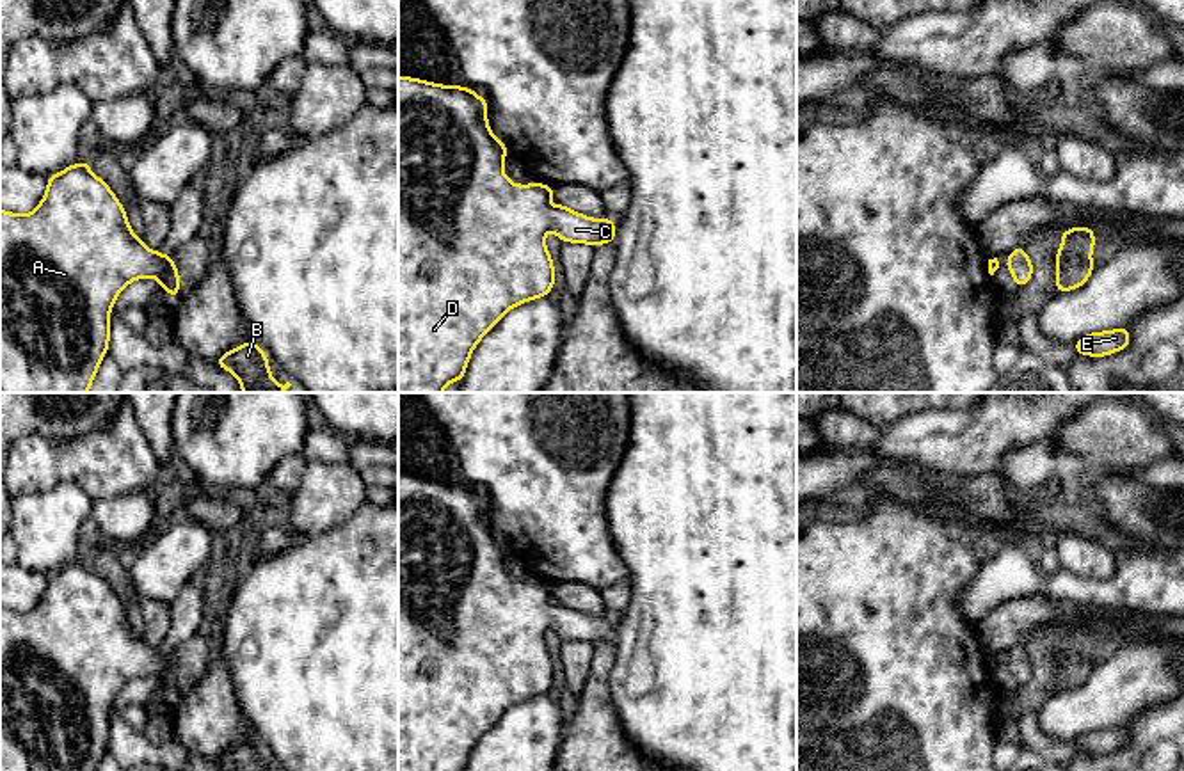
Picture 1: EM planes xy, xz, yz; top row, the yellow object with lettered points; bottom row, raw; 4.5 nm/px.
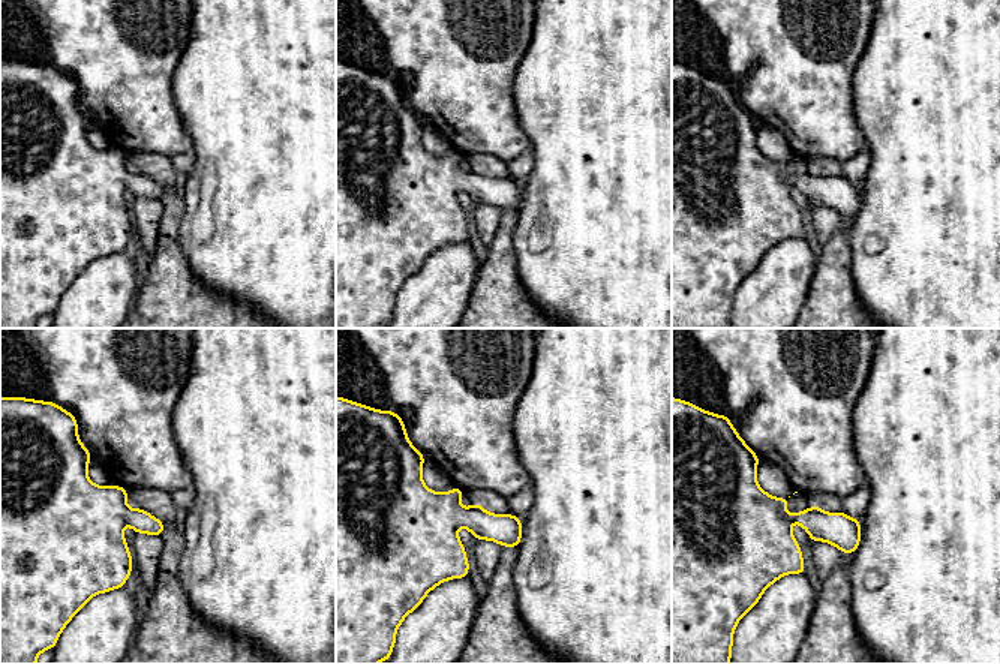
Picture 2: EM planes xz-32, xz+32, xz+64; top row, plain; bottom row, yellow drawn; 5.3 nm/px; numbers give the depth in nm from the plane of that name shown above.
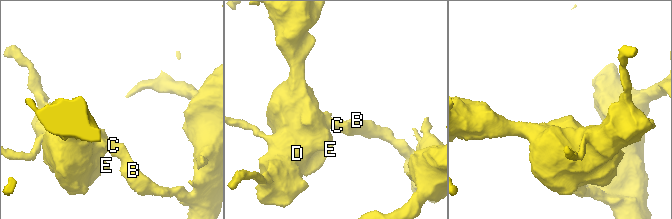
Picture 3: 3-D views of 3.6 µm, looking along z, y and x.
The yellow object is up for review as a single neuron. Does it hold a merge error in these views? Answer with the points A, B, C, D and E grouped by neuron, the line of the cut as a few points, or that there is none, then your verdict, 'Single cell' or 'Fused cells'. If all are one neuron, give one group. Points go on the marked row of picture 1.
Groups: A B C D E. No split. Single cell

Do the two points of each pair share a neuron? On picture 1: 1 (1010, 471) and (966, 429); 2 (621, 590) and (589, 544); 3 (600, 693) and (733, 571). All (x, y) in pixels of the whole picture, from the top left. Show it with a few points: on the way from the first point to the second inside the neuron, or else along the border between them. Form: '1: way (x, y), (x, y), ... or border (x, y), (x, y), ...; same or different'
1: border (1039, 443), (1010, 450), (1001, 459), (998, 473); different
2: border (628, 578), (608, 585), (601, 592); different
3: border (614, 647), (608, 693), (621, 727); different

